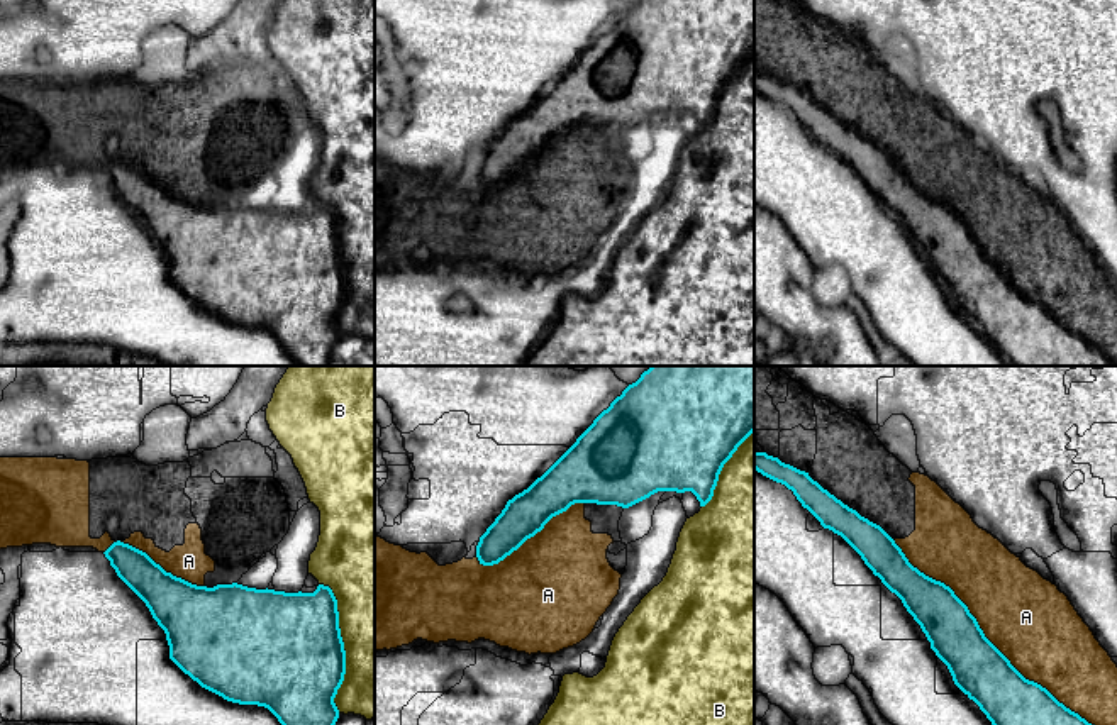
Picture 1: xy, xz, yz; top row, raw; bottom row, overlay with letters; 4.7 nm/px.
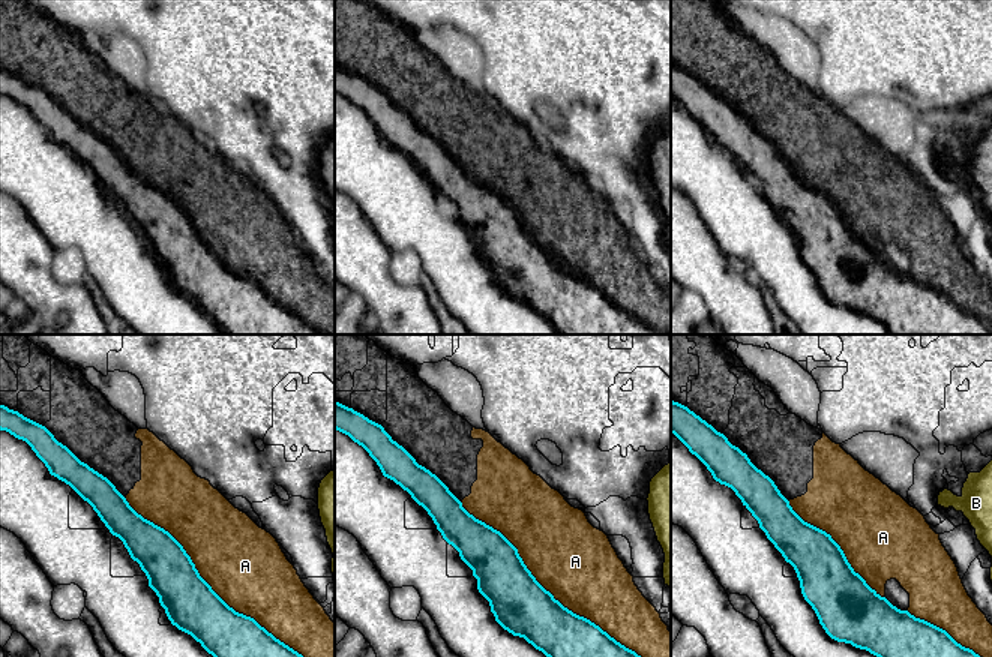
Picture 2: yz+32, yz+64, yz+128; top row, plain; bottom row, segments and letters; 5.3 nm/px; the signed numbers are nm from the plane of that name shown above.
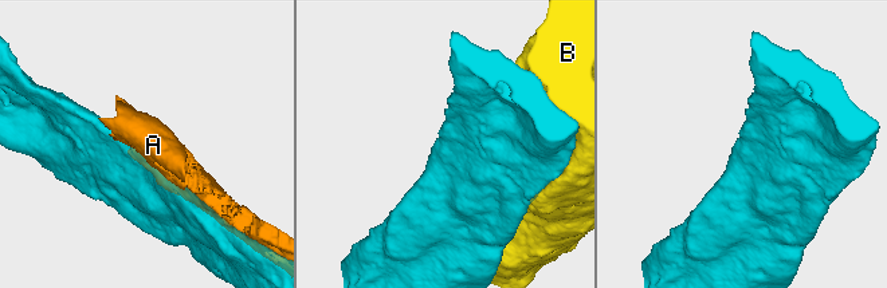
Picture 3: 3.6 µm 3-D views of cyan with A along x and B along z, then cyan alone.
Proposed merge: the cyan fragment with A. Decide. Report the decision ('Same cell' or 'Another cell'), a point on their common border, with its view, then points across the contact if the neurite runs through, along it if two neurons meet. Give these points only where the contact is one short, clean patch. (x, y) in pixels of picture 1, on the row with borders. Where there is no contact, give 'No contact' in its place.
Another cell. Touches cyan at yz (983, 636)

